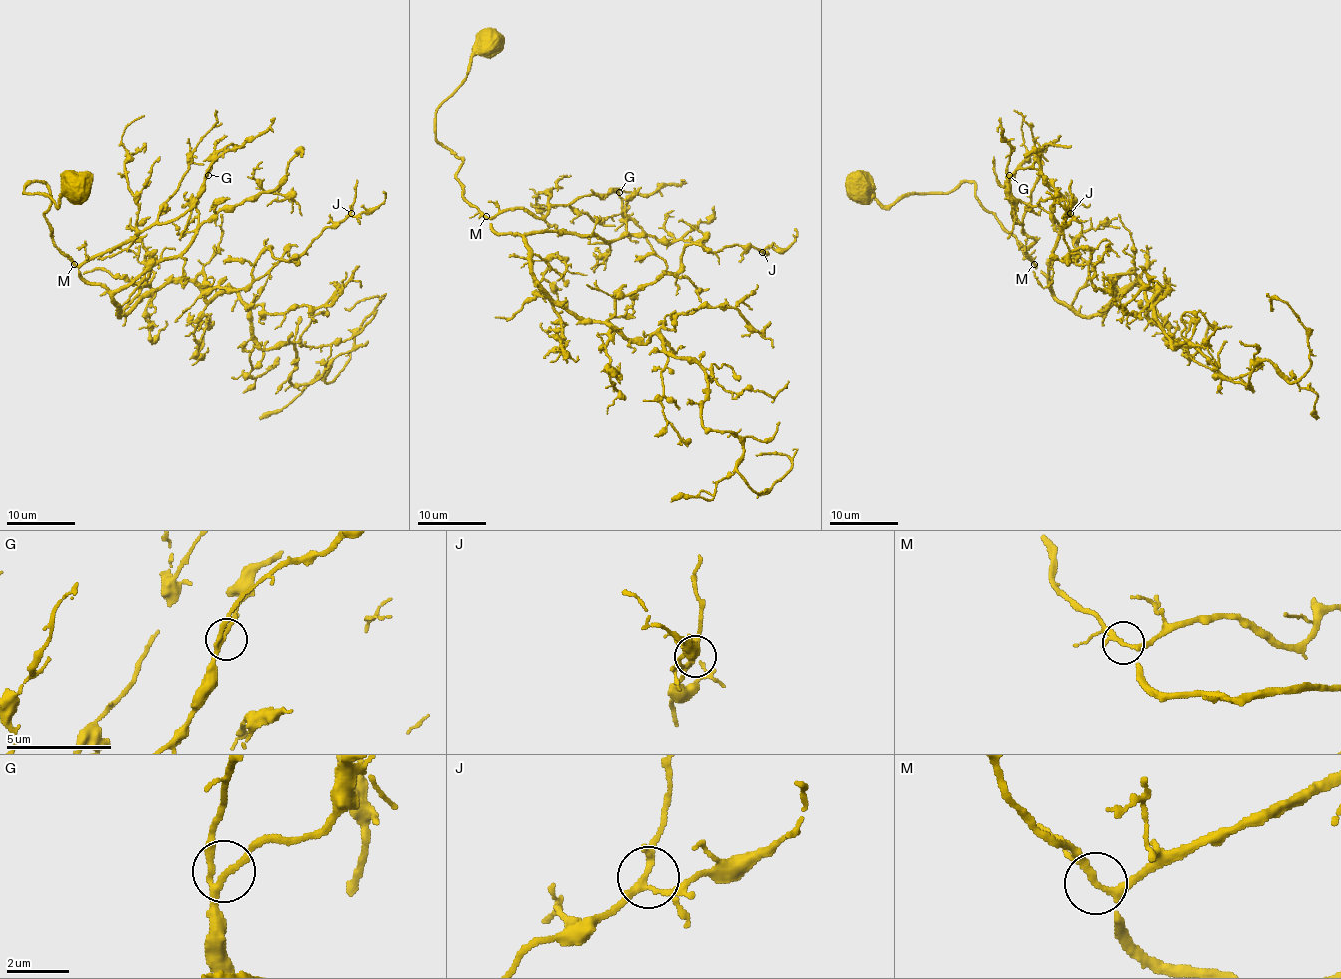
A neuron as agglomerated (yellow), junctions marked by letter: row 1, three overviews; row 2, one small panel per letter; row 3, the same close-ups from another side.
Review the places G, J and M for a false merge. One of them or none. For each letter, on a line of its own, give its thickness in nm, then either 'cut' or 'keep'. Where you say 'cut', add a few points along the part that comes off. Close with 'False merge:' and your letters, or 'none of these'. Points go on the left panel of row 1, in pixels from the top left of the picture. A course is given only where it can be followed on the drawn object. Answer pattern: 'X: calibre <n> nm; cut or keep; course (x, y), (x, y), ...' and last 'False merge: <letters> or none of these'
G: calibre 180 nm; keep
J: calibre 190 nm; keep
M: calibre 170 nm; keep
False merge: none of these

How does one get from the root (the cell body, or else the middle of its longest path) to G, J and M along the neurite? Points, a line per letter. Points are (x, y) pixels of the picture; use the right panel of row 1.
G: (861, 187), (890, 206), (973, 182), (977, 199), (1035, 265), (1026, 256), (1035, 240), (1011, 213), (1009, 175)
J: (861, 187), (973, 182), (1097, 316), (1138, 278), (1063, 261), (1070, 213)
M: (861, 187), (890, 206), (911, 194), (951, 192), (963, 182), (973, 182), (977, 199), (1033, 265)

